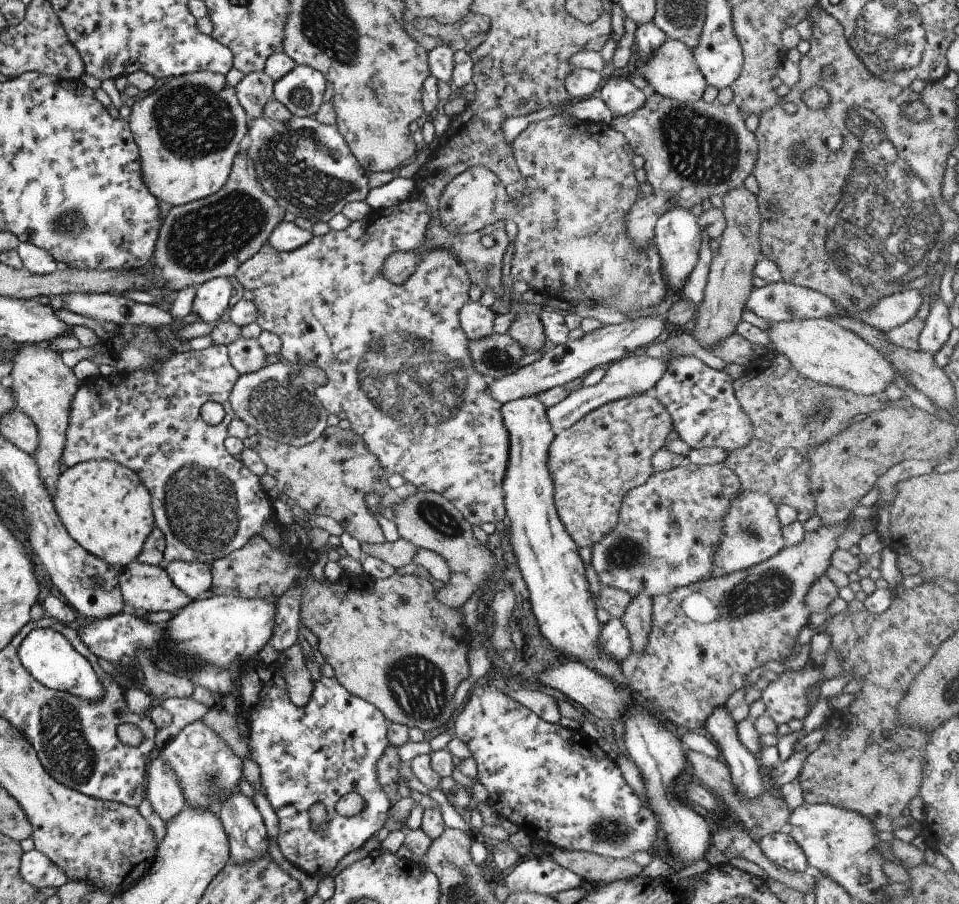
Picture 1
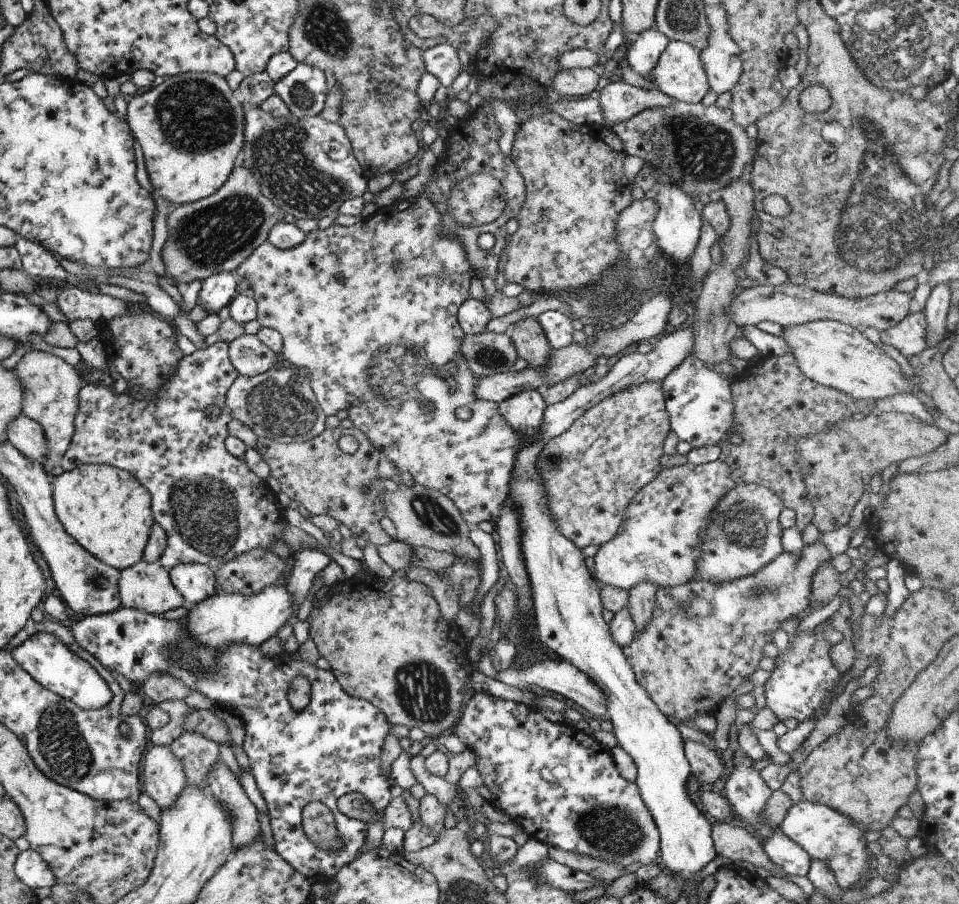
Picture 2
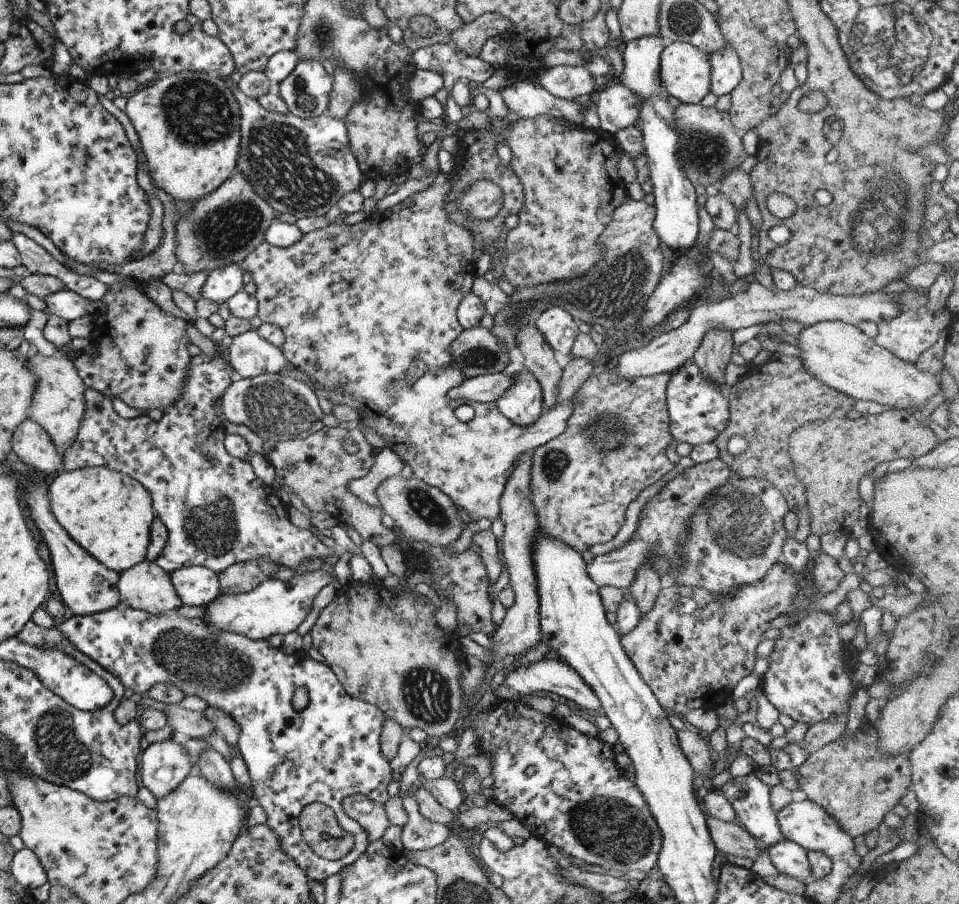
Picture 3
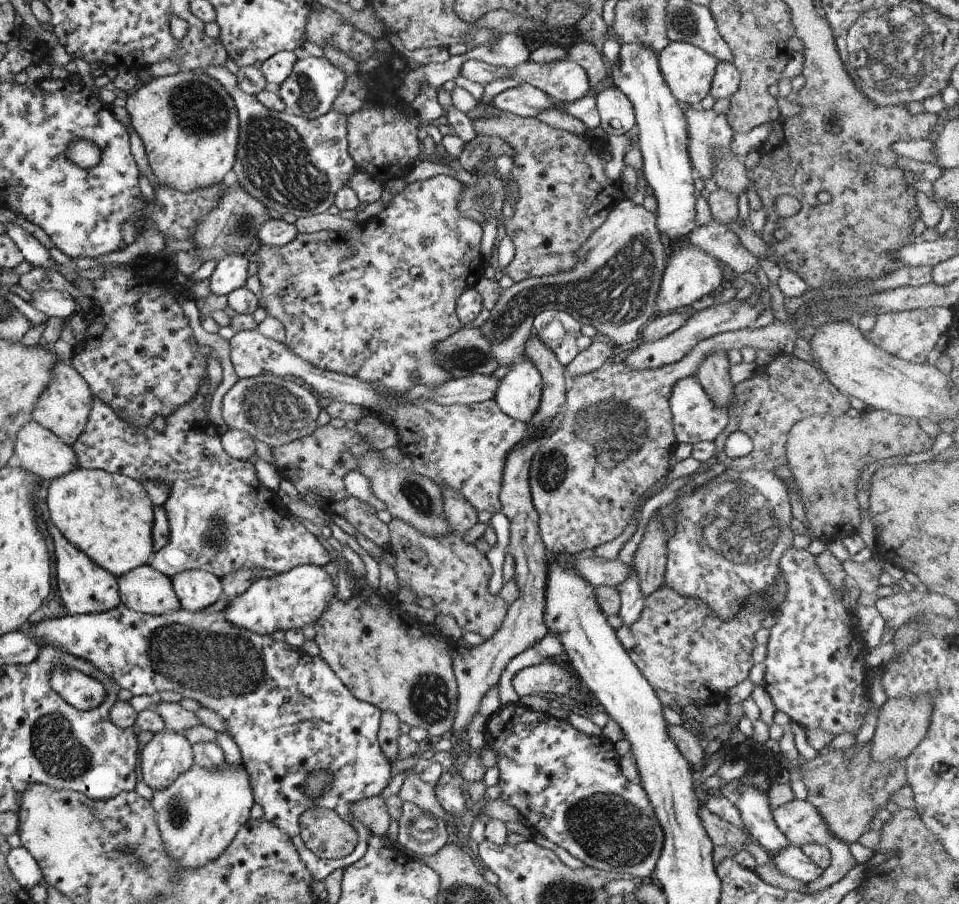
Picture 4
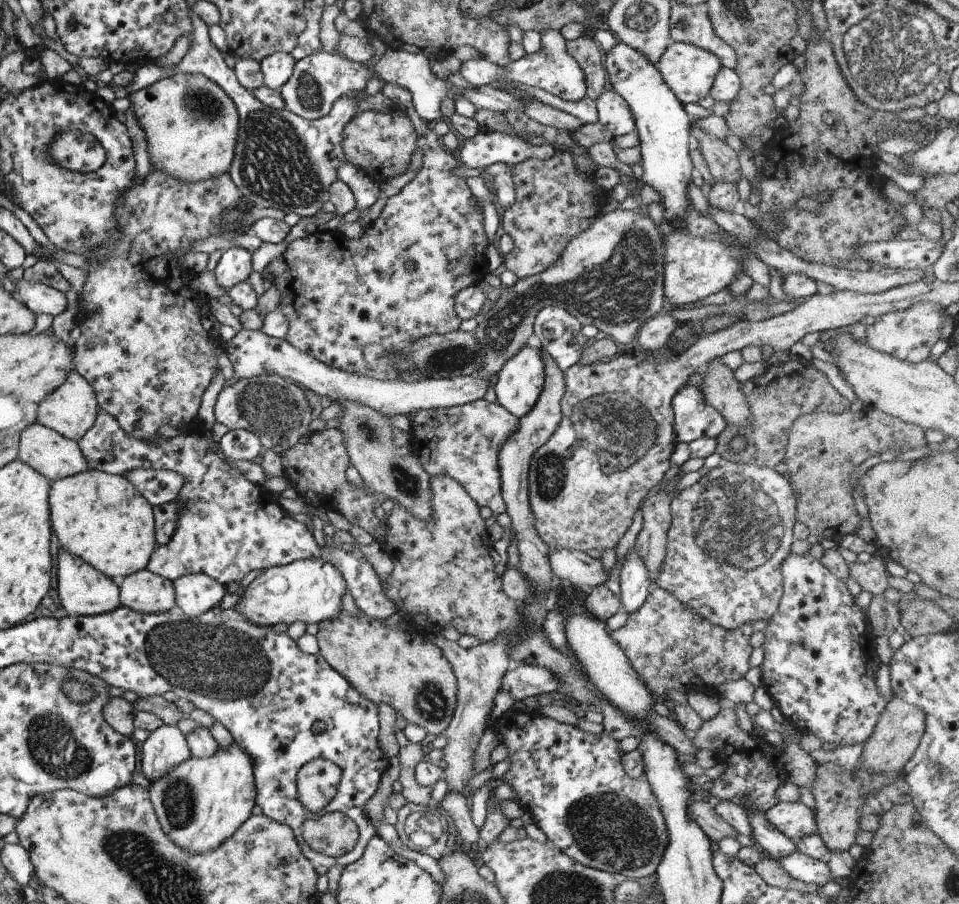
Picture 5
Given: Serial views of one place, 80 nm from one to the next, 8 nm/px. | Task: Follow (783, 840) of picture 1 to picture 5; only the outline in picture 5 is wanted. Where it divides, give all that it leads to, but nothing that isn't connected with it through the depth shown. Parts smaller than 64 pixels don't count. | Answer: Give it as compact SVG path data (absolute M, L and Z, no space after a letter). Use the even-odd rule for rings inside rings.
M797 850L776 861L791 878L804 883L813 883L820 887L831 880L826 862L811 858Z

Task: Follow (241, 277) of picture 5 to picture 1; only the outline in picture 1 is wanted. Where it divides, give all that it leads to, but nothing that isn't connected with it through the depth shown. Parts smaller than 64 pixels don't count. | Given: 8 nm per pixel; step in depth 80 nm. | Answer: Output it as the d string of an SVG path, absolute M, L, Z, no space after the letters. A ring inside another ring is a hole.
M217 277L195 286L190 312L197 314L199 321L215 324L230 306L233 282L233 279Z

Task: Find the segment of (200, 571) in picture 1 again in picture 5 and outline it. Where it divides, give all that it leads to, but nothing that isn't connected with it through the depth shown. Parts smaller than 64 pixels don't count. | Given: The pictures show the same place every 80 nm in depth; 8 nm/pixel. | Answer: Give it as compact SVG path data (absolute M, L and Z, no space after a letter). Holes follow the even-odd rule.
M203 573L184 574L172 582L175 605L187 616L197 616L217 607L223 595L224 586Z

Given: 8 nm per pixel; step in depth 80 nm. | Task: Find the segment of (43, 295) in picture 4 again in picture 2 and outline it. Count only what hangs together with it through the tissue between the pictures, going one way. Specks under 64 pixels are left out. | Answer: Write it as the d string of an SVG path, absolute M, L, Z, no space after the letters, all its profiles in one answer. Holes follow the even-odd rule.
M69 285L59 289L56 298L55 306L65 315L67 322L75 319L107 322L129 313L132 308L132 303L123 299Z

